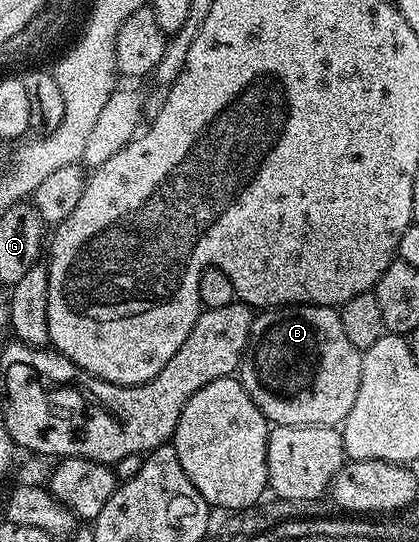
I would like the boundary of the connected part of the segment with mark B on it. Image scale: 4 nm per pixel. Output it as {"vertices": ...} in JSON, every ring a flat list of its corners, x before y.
{"vertices":[[301,304,281,311,268,309,253,318,238,378,269,424,339,428,350,409,354,409,354,397,358,397,358,385,362,381,363,360,362,352,346,337,335,308]]}

